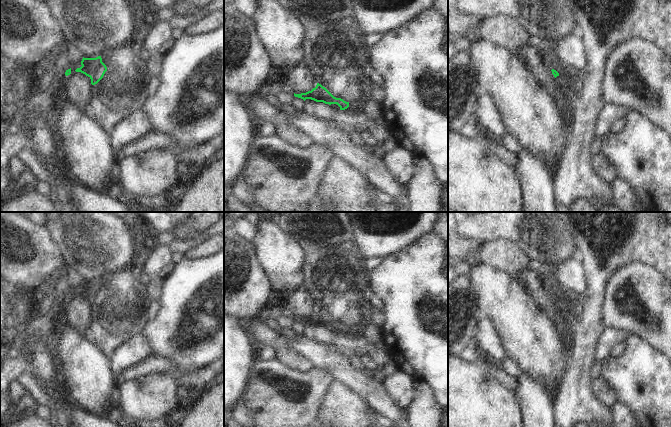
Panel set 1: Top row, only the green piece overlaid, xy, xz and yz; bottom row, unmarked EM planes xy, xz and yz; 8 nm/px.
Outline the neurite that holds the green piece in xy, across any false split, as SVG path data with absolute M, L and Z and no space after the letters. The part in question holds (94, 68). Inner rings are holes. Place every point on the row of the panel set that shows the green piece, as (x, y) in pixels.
M130 43L114 46L96 58L83 57L81 65L75 71L88 76L92 84L87 113L105 132L108 133L117 122L140 110L148 95L145 83L151 77L145 70L143 60L133 53Z

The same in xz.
M340 23L320 24L305 28L302 42L303 61L317 79L317 85L311 91L295 94L304 101L311 99L329 104L335 110L345 110L353 100L365 101L375 87L370 74L373 68L368 60L368 48L360 43L352 27L343 27Z

